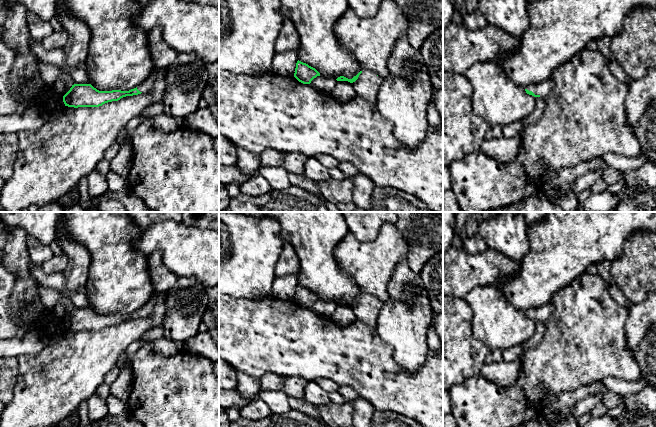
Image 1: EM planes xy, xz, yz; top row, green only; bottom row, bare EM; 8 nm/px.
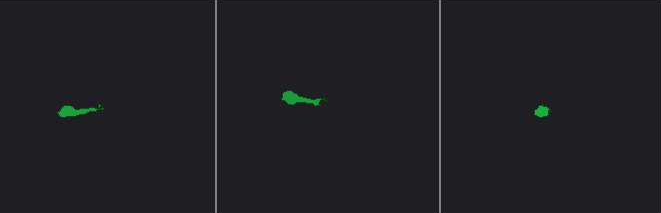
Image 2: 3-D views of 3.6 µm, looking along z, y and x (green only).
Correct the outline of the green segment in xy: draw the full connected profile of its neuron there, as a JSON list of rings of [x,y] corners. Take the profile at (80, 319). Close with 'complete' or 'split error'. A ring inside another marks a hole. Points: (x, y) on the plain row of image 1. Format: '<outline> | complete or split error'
[[[154,295],[144,306],[129,315],[112,314],[99,315],[91,308],[74,308],[63,320],[63,326],[68,331],[99,331],[105,327],[118,325],[126,320],[138,319],[148,316],[155,306],[156,295]]] | split error

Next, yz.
[[[550,300],[539,308],[531,308],[526,310],[525,315],[529,319],[532,319],[534,321],[542,321],[543,323],[545,323],[553,314],[554,310],[555,306]]] | split error

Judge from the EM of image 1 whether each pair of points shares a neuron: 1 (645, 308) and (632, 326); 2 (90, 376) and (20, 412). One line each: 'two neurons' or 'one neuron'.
1: one neuron
2: one neuron

